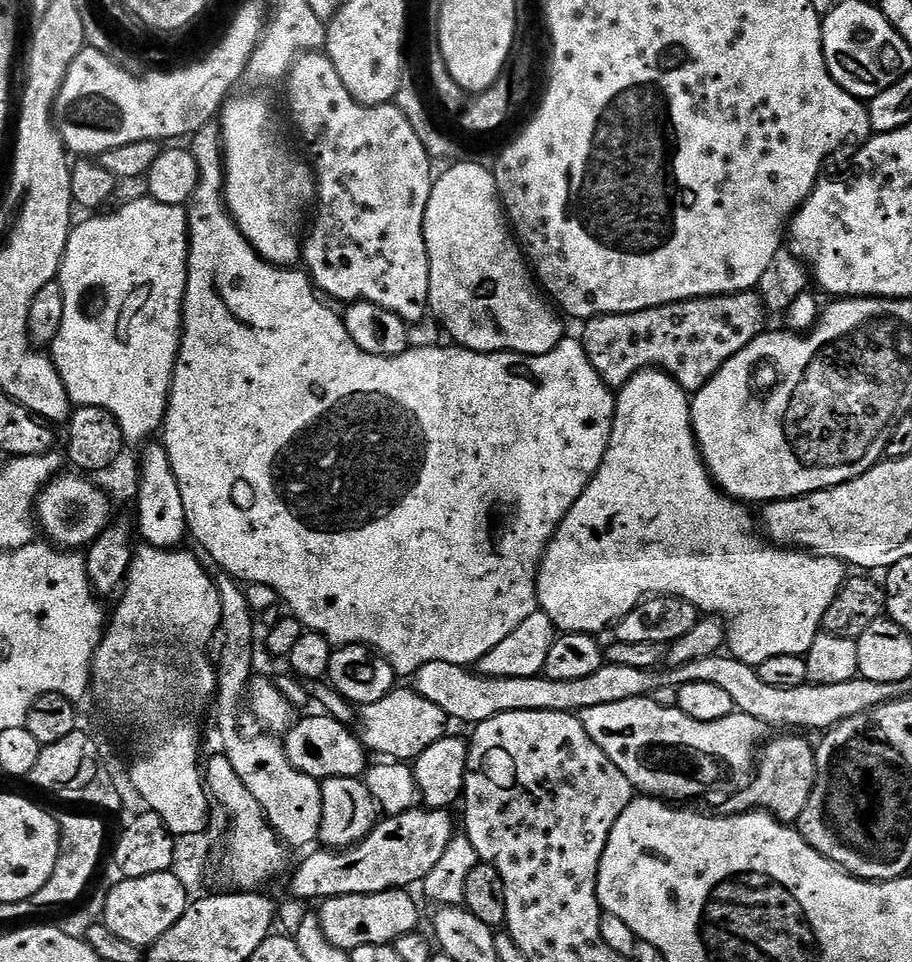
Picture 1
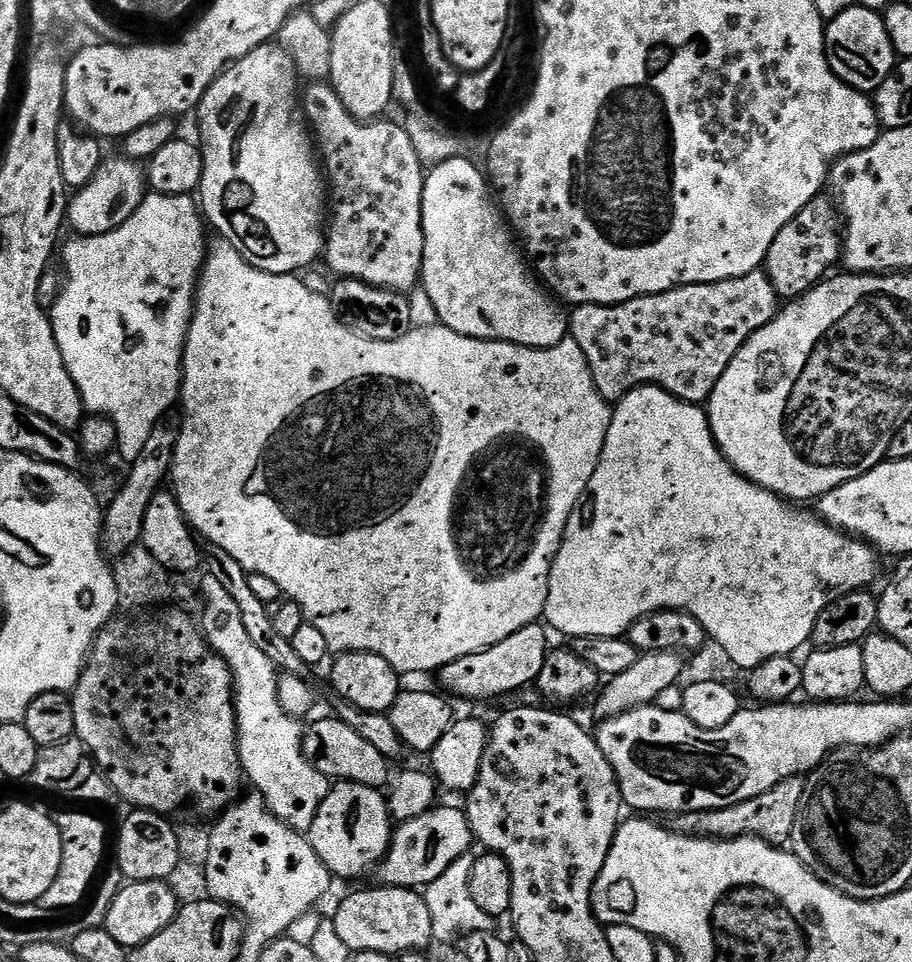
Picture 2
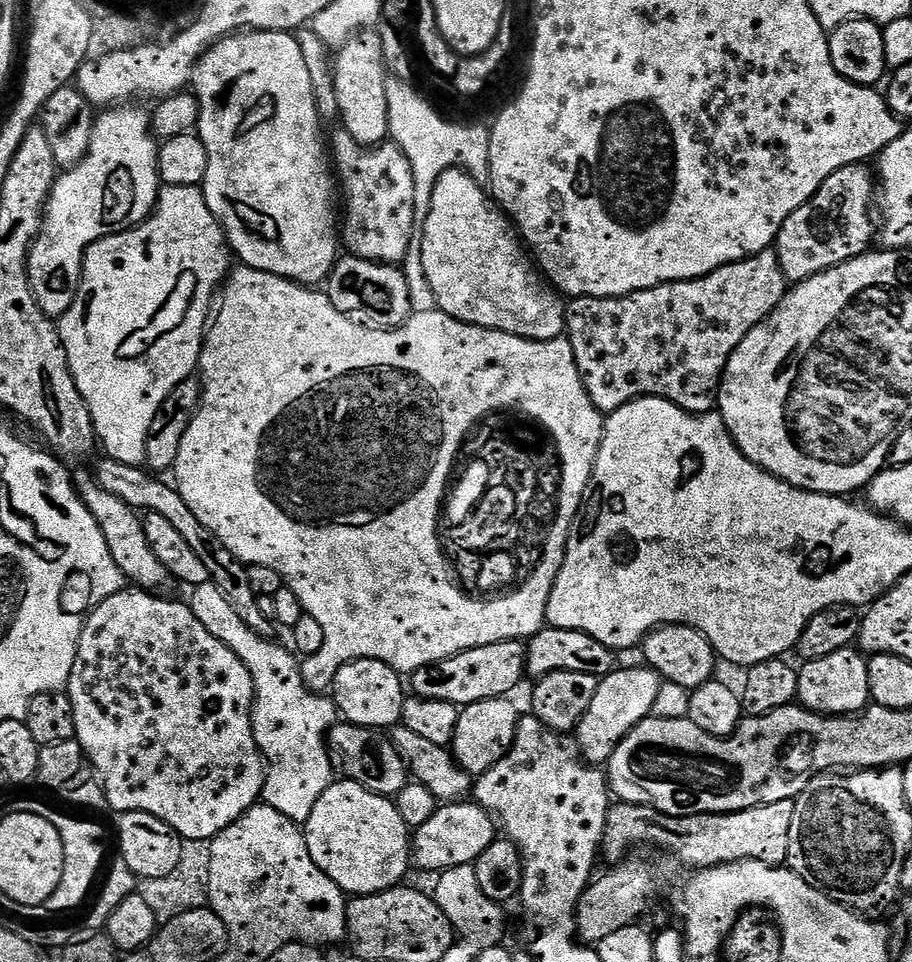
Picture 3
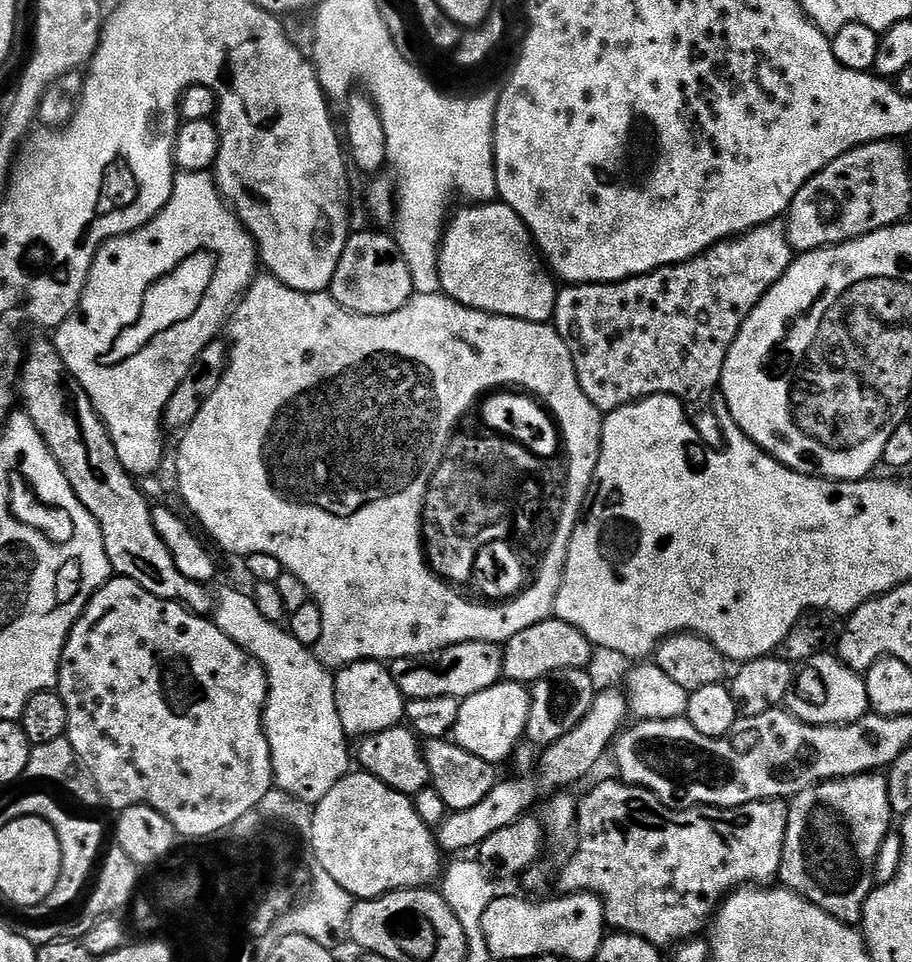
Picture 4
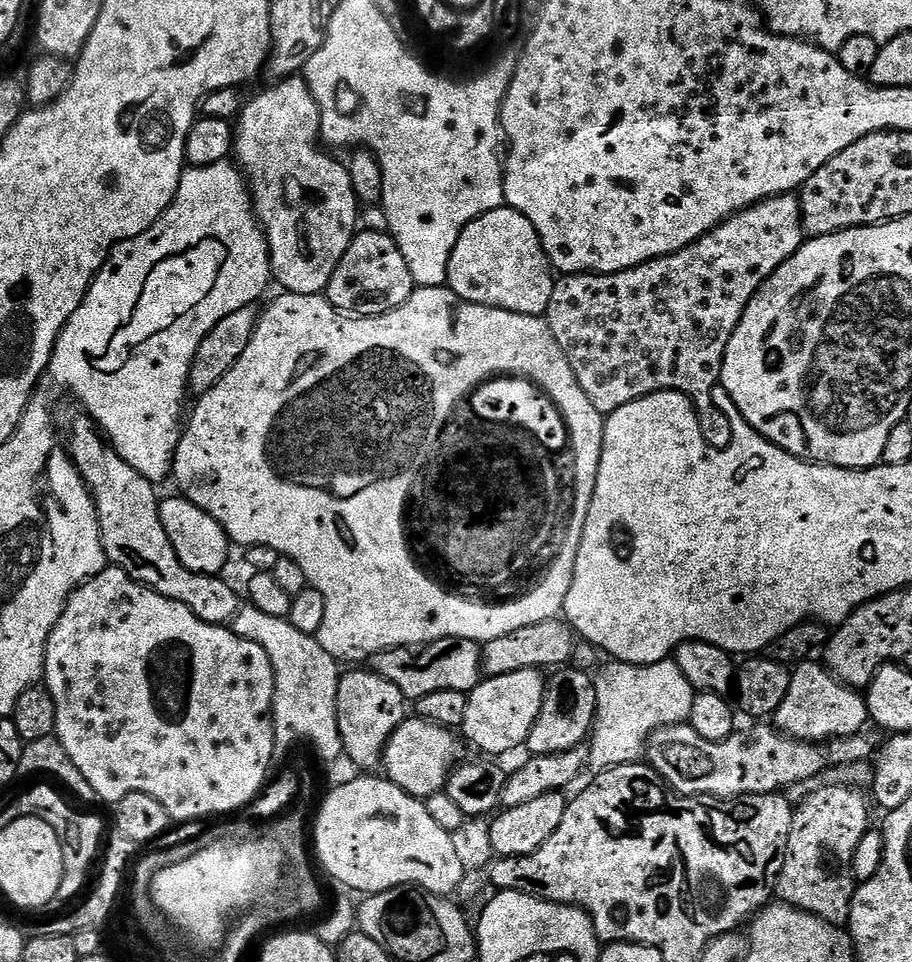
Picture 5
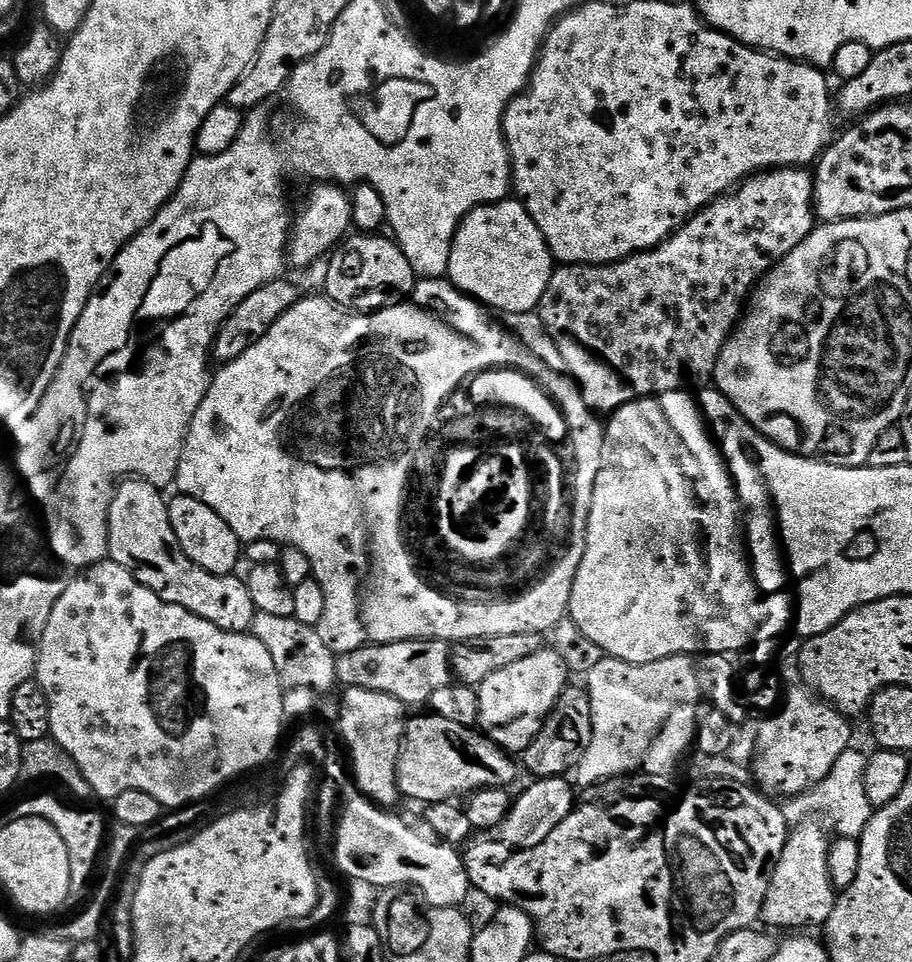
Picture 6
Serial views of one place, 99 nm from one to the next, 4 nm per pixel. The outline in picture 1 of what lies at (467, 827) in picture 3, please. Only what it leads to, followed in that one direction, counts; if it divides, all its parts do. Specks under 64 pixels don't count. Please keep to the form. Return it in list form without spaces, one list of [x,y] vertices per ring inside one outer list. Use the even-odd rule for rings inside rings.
[[[417,806],[412,809],[411,812],[403,812],[397,816],[390,816],[381,819],[372,829],[368,832],[368,836],[365,840],[360,840],[358,843],[352,845],[351,848],[342,848],[339,850],[319,850],[313,856],[308,856],[300,865],[296,868],[296,873],[292,876],[292,892],[300,900],[316,900],[315,902],[323,902],[329,900],[331,896],[349,896],[350,894],[378,894],[379,892],[390,892],[393,890],[408,890],[413,886],[411,884],[419,885],[423,880],[427,878],[431,870],[442,854],[446,853],[447,847],[450,846],[454,837],[454,831],[452,831],[452,820],[448,817],[449,813],[444,810],[425,810],[423,807]]]

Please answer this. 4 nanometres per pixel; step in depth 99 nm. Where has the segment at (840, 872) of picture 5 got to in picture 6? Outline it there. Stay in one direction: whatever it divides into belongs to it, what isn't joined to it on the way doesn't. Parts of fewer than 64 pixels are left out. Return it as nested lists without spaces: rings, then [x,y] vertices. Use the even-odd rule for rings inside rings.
[[[802,822],[788,833],[786,850],[770,878],[770,890],[766,890],[766,902],[760,911],[760,920],[772,928],[792,928],[788,930],[823,929],[834,914],[838,889],[832,883],[828,852],[830,839],[819,828],[819,823]]]

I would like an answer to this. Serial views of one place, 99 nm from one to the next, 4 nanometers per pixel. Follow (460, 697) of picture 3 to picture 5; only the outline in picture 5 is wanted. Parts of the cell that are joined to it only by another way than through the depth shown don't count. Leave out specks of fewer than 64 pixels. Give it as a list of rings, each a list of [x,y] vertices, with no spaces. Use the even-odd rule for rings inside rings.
[[[446,638],[415,650],[392,648],[388,652],[379,652],[372,657],[370,668],[382,678],[394,682],[394,686],[398,686],[404,697],[412,702],[438,690],[458,690],[467,694],[482,679],[482,648],[472,640]]]

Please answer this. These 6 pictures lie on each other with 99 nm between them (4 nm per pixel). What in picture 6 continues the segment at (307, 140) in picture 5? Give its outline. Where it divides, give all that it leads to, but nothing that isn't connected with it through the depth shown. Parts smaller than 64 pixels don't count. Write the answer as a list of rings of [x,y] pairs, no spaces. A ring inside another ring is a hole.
[[[316,182],[309,188],[312,189],[309,190],[304,205],[297,212],[295,209],[290,224],[286,260],[291,267],[293,264],[296,268],[308,268],[320,259],[323,261],[349,235],[353,227],[351,207],[346,206],[350,196],[341,185],[335,182]]]

